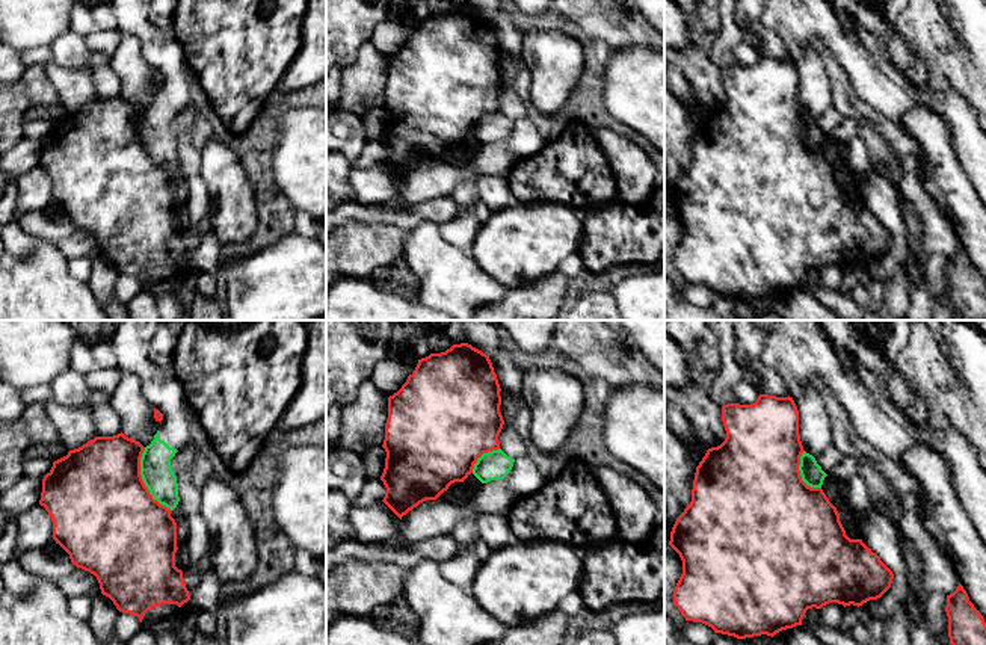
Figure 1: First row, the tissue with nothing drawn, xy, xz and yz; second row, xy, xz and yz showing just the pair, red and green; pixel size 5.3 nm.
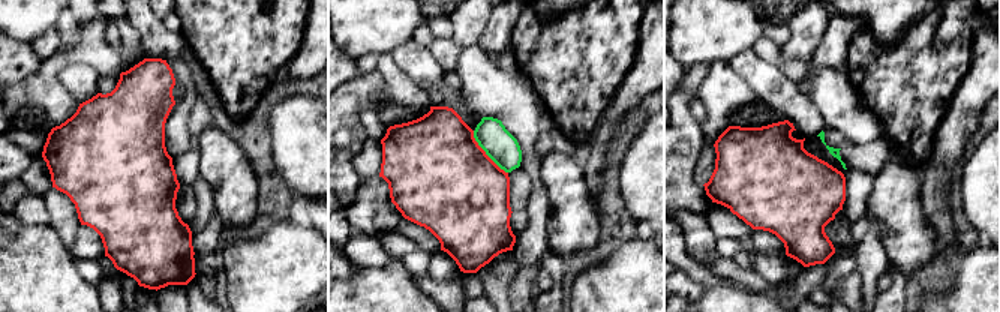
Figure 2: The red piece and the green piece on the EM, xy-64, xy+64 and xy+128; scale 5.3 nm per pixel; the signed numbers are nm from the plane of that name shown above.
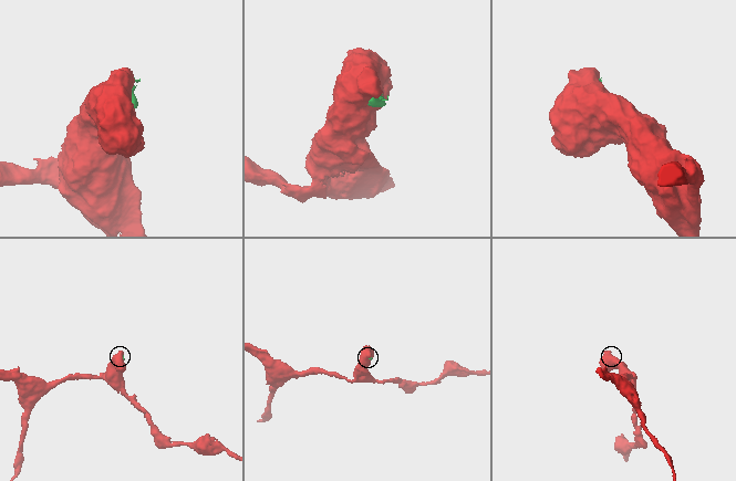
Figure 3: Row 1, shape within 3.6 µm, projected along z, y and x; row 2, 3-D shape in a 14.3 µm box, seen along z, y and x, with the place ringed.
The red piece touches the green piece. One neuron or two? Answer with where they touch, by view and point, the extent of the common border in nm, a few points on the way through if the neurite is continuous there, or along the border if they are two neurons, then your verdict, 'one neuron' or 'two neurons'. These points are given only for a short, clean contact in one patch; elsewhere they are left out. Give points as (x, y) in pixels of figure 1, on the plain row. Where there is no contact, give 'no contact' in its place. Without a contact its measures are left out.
meets red in xy at (142, 144); contact 380 nm long; border along xy (144, 109), (141, 141), (148, 154), (171, 172); two neurons

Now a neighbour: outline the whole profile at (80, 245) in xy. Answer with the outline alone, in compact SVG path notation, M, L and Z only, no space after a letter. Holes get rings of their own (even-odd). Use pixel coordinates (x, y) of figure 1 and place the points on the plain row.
M77 230L66 239L59 239L51 243L65 255L68 261L72 258L89 258L94 261L101 255L97 239L82 230Z

